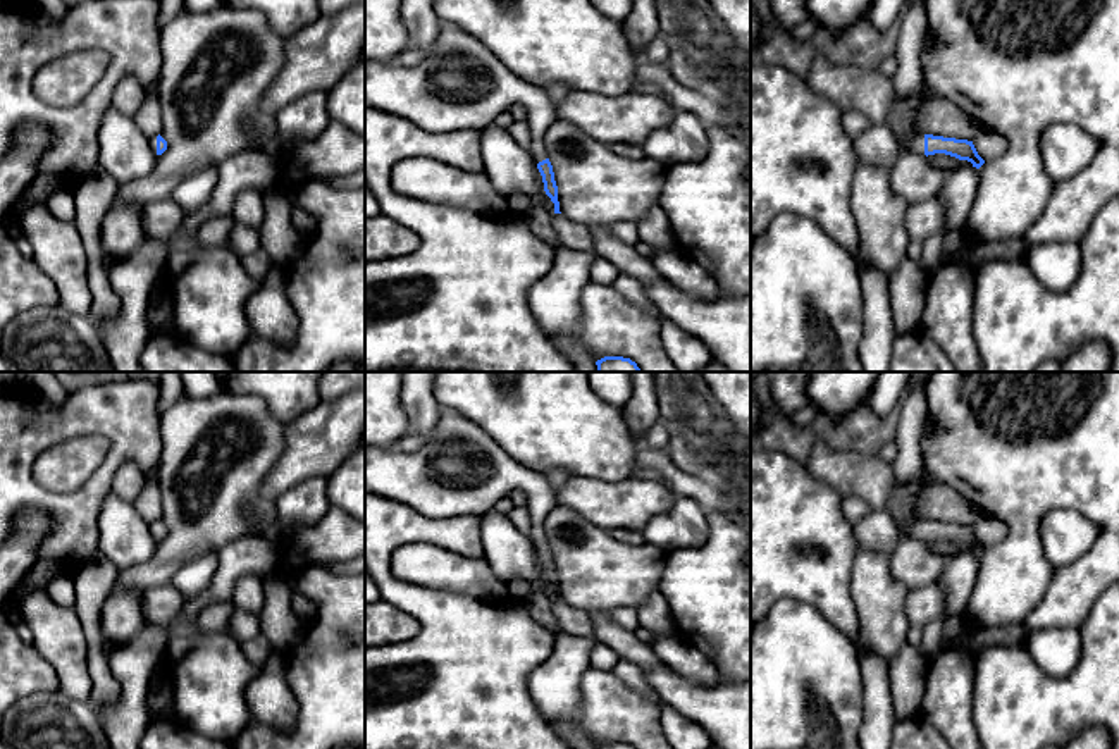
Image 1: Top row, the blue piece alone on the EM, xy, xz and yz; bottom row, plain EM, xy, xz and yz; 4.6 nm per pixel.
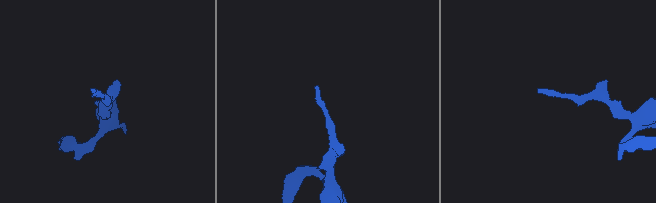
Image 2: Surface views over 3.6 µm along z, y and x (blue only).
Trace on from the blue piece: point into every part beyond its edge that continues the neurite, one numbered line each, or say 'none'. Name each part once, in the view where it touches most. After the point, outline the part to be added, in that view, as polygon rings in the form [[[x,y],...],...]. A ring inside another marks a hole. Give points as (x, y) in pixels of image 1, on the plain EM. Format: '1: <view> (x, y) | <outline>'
1: yz (877, 531) | [[[871,510],[852,525],[859,546],[873,551],[892,553],[900,539],[924,539],[924,520],[899,525],[887,510]]]

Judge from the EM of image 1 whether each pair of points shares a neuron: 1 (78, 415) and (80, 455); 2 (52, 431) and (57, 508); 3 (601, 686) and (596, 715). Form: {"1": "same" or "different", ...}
{"1": "different", "2": "same", "3": "same"}

